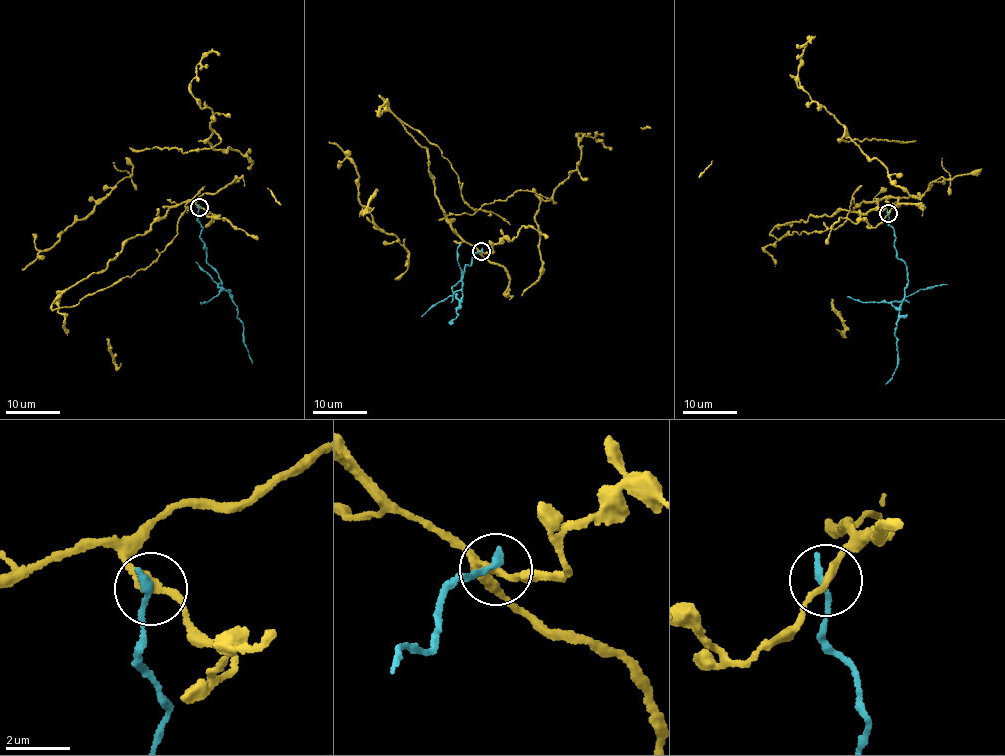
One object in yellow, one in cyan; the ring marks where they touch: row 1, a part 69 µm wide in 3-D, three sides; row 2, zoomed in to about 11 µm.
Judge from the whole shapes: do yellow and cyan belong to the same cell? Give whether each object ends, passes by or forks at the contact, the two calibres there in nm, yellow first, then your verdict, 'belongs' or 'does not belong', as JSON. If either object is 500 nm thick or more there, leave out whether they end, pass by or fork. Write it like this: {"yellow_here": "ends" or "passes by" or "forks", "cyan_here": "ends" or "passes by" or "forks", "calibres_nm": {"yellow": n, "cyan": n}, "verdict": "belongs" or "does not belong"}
{"yellow_here": "passes by", "cyan_here": "ends", "calibres_nm": {"yellow": 240, "cyan": 220}, "verdict": "does not belong"}

